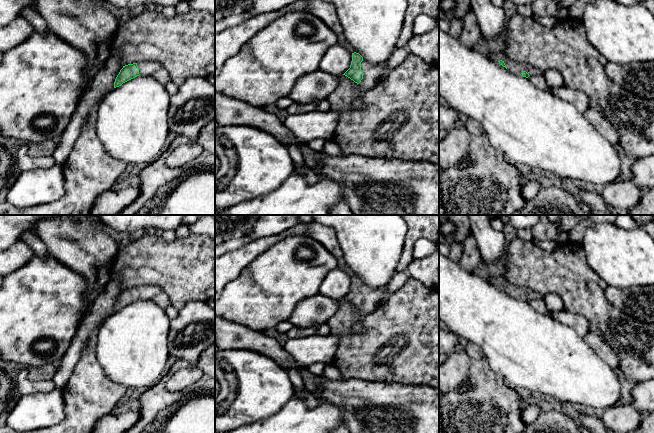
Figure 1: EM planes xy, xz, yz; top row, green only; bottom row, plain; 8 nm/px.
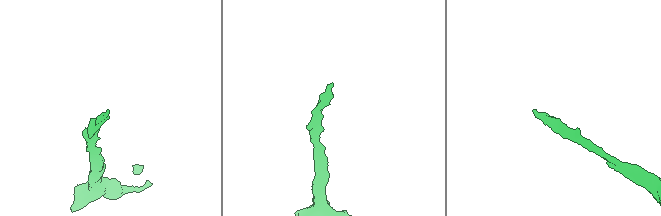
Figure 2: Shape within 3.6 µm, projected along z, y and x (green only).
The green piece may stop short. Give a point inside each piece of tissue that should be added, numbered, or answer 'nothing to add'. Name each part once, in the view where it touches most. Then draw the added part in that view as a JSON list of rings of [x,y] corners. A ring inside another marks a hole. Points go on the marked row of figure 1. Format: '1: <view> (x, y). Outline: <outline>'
1: xz (371, 72). Outline: [[[363,60],[361,62],[361,70],[363,72],[363,79],[359,83],[361,90],[367,90],[376,84],[376,81],[381,76],[382,72],[387,67],[387,61],[380,64],[372,64]]]

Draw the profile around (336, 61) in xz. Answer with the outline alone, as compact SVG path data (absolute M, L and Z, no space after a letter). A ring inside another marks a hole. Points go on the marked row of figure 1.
M339 44L328 48L320 61L319 70L340 77L351 65L352 53Z

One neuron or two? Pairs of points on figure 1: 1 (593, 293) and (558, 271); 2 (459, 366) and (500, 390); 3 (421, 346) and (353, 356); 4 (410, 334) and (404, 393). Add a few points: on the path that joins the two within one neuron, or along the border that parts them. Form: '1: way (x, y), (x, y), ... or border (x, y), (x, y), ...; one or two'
1: way (584, 292), (567, 275); one
2: way (469, 374), (485, 390), (490, 390); one
3: way (404, 348), (401, 351), (384, 351), (370, 355); one
4: border (382, 382), (428, 385); two

